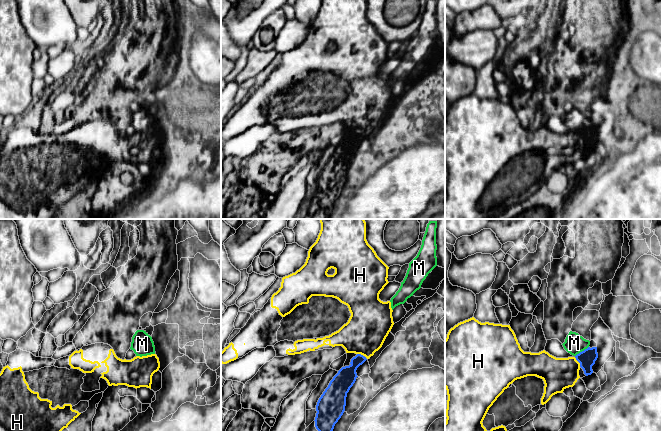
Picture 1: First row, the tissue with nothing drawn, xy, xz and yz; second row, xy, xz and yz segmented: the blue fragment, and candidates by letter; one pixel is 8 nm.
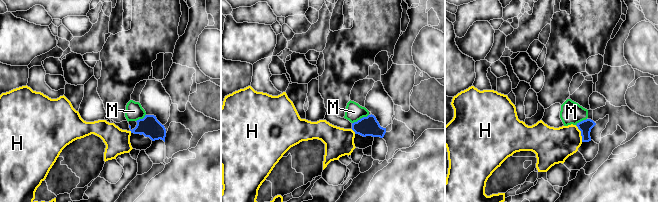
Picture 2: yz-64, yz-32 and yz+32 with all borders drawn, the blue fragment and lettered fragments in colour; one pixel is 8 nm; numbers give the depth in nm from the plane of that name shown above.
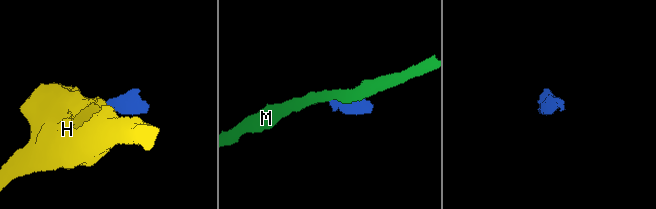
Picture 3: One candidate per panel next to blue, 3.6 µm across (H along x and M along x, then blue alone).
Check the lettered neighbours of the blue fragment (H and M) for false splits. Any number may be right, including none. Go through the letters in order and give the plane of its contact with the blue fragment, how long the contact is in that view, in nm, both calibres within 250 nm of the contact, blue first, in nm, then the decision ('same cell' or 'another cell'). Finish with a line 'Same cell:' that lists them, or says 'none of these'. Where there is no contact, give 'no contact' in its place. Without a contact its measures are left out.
H: contact in yz; length 90 nm; calibres 140 and 260 nm; same cell
M: contact in yz; length 140 nm; calibres 140 and 160 nm; another cell
Same cell: H

